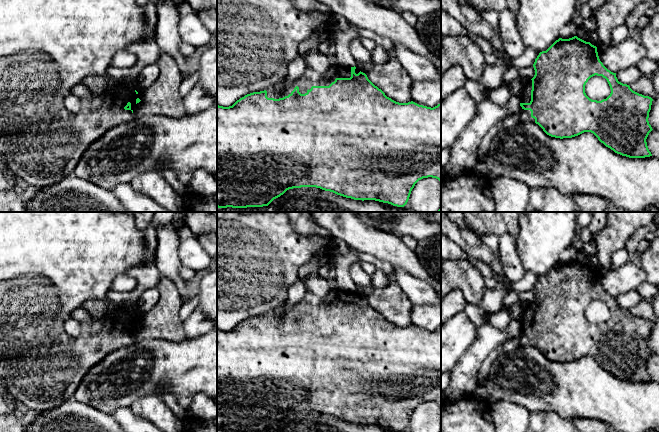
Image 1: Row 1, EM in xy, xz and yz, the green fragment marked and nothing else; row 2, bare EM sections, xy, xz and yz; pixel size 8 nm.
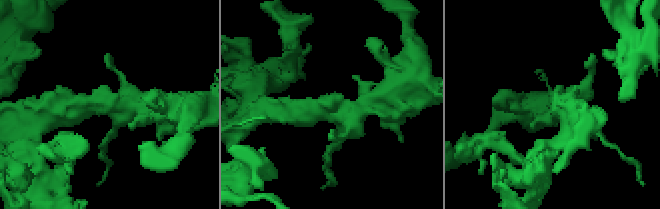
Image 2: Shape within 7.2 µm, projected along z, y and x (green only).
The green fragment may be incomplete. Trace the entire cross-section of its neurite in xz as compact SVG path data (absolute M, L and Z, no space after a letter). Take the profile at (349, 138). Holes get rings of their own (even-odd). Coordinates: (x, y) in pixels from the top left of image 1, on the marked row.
M331 64L324 73L317 73L311 68L307 68L305 72L294 81L290 87L283 87L283 80L276 85L260 92L253 92L245 95L237 100L232 106L223 107L217 105L217 207L218 208L247 208L247 207L263 207L268 206L274 199L283 195L287 190L301 187L316 187L325 191L333 192L337 195L351 198L354 200L375 200L383 203L388 203L397 207L404 207L410 197L411 191L415 184L423 178L436 178L441 181L441 103L431 108L419 105L413 101L408 103L399 103L387 97L385 93L375 86L367 77L367 75L354 67L341 66L339 64Z

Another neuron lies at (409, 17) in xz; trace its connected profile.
M402 12L401 13L402 18L411 26L415 26L418 20L418 16L413 14L412 12Z

